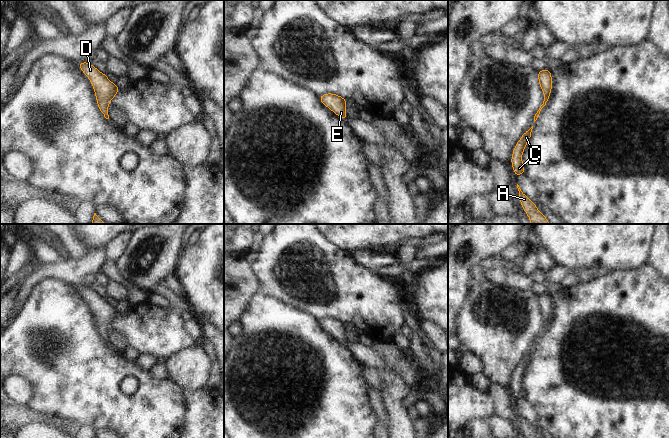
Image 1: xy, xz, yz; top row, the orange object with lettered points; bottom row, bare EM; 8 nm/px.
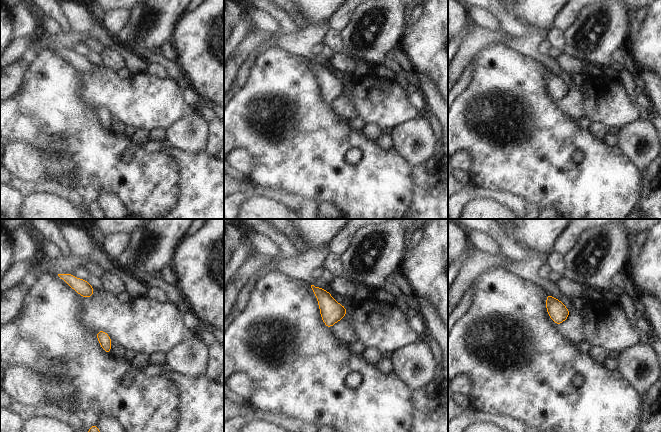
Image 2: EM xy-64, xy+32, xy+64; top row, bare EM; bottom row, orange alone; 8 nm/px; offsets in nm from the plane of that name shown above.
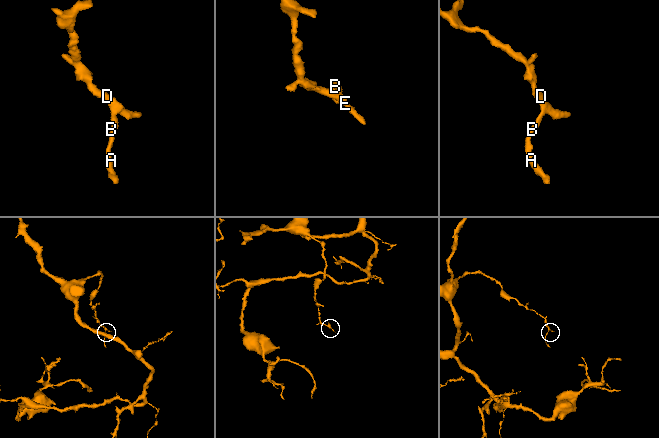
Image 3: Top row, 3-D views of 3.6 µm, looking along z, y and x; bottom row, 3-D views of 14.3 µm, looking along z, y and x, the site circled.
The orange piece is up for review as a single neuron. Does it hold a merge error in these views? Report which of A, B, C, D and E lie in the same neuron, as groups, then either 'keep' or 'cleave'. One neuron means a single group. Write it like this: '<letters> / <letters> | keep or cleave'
A B C D E | keep

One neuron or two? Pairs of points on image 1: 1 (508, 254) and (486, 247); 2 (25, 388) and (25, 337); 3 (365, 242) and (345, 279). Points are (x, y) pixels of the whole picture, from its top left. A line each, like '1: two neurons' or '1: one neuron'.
1: two neurons
2: two neurons
3: two neurons

